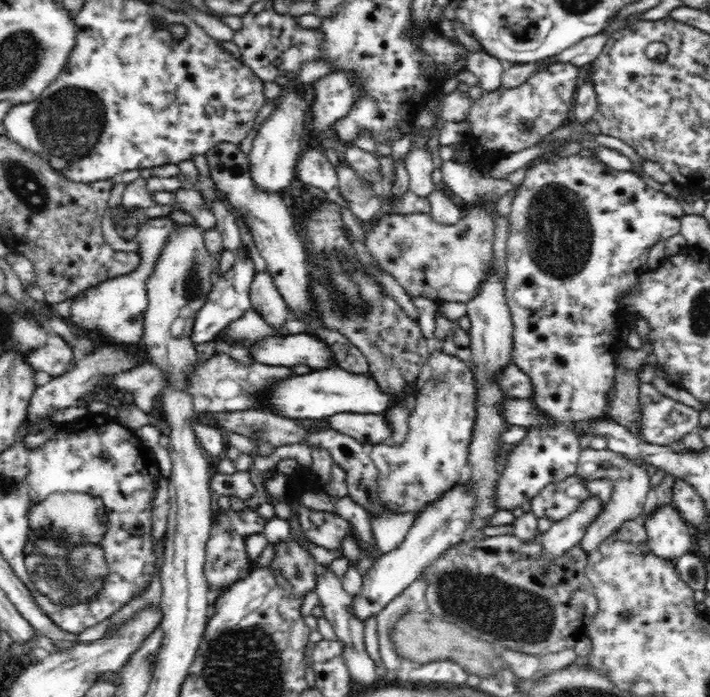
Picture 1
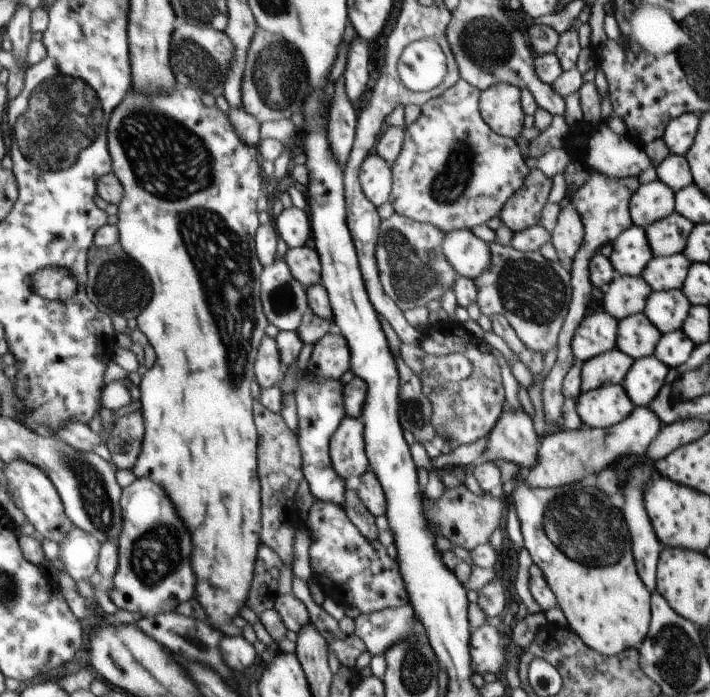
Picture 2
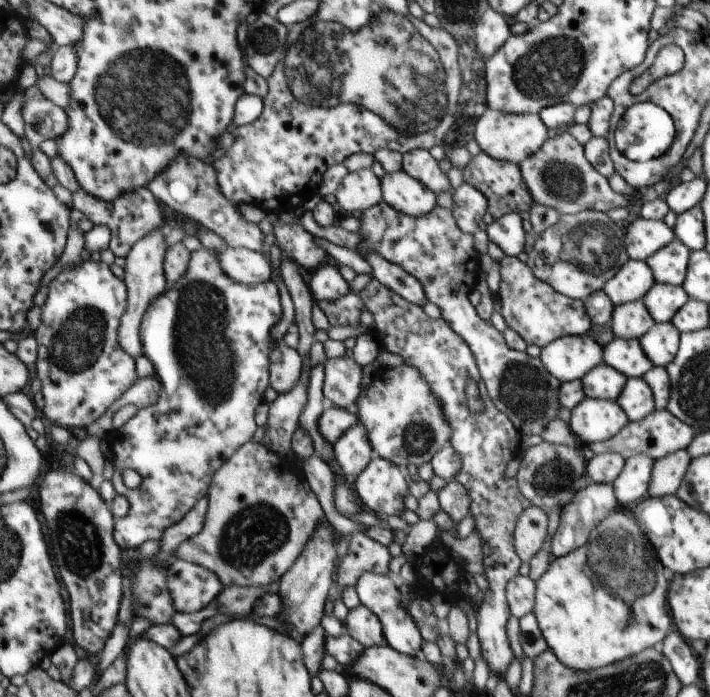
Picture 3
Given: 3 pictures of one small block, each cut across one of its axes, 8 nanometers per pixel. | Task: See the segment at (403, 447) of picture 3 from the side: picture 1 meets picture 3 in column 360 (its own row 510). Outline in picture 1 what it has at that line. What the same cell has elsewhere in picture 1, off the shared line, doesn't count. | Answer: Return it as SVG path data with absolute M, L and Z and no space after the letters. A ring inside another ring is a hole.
M431 350L427 362L432 367L432 376L416 392L403 444L368 447L379 470L379 498L392 513L418 516L428 505L464 482L467 475L467 456L478 400L473 370L469 364L442 351Z

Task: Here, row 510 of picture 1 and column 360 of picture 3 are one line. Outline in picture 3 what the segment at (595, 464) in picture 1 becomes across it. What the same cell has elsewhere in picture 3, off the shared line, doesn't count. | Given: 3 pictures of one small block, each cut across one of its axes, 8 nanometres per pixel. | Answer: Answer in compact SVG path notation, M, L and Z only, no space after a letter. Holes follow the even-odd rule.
M361 603L348 610L344 630L363 647L377 645L383 639L379 619Z

